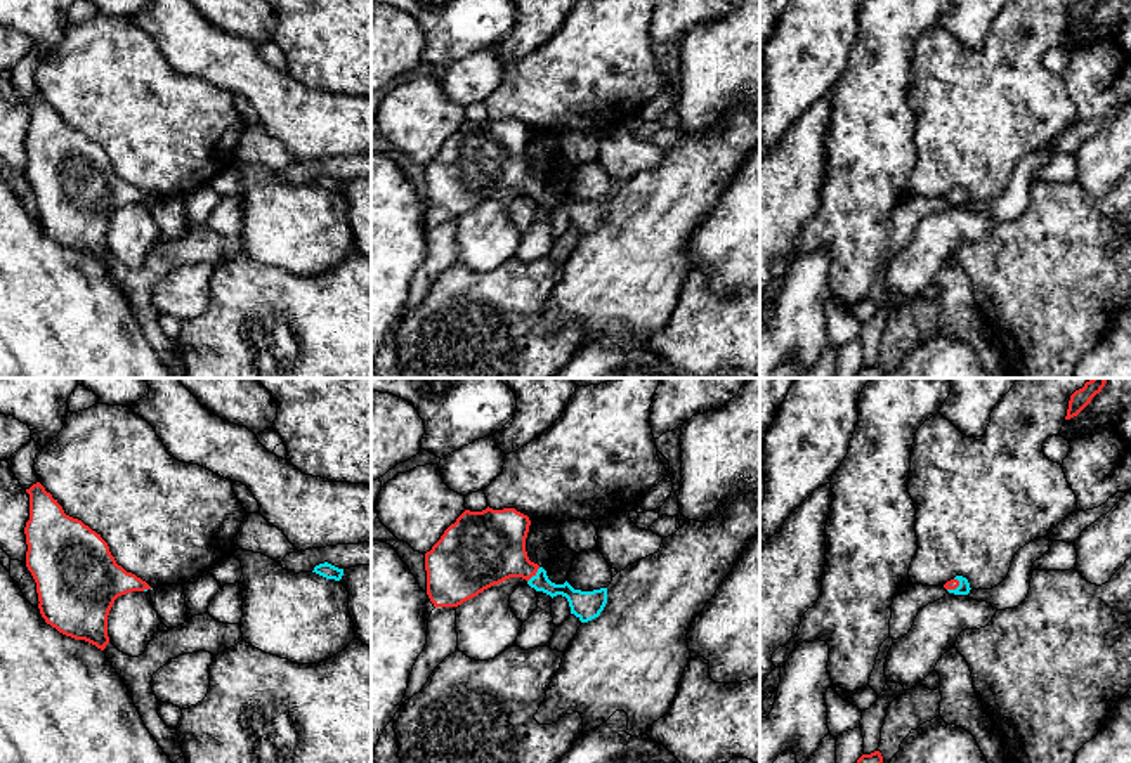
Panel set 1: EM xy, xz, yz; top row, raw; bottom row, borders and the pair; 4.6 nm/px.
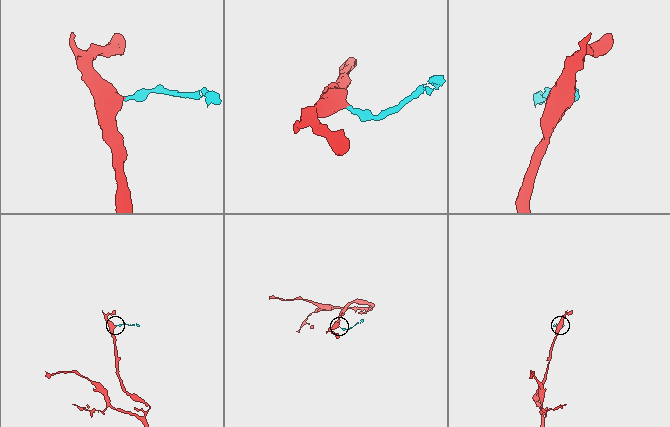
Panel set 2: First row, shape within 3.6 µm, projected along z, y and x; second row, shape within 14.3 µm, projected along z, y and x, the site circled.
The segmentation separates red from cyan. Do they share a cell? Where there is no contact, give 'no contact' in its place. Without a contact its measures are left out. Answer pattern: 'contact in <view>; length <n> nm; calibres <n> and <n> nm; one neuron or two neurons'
contact in xz; length 90 nm; calibres 340 and 110 nm; one neuron

